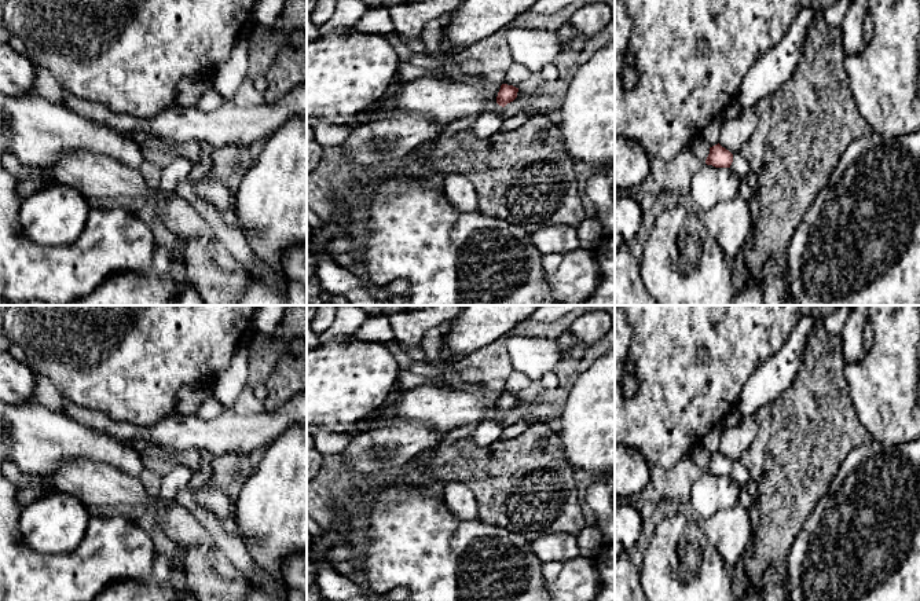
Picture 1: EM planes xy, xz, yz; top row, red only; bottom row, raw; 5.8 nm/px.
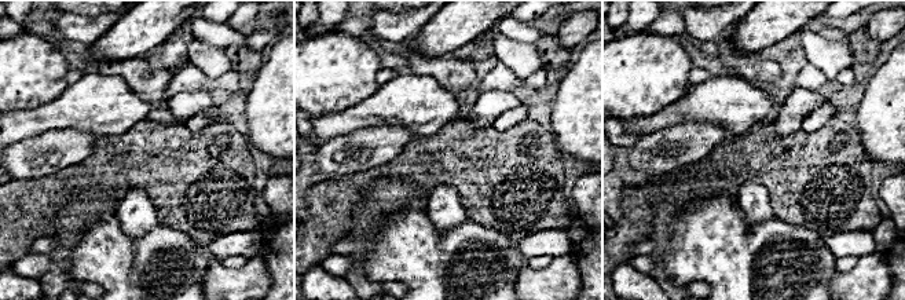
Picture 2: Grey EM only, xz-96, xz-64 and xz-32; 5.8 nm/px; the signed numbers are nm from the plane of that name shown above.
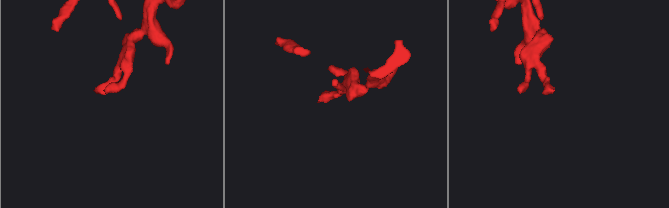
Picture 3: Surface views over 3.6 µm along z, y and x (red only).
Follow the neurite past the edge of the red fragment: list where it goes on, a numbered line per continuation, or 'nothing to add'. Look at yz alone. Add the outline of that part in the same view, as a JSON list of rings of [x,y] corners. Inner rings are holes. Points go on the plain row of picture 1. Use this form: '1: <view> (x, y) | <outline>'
1: yz (739, 473) | [[[740,461],[733,462],[733,470],[730,477],[738,483],[740,487],[745,488],[752,481],[749,472],[744,468]]]

